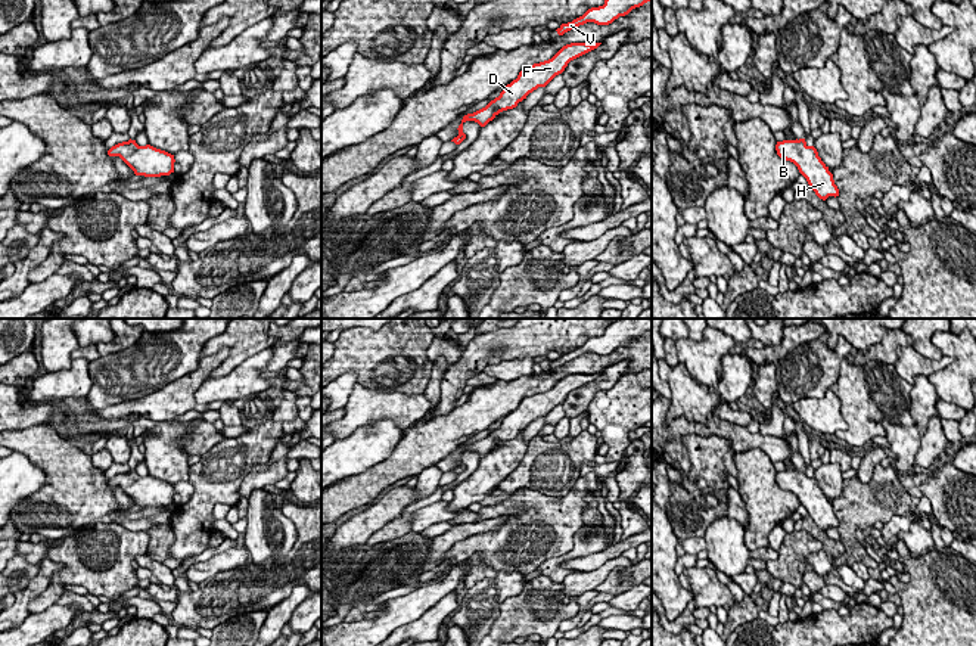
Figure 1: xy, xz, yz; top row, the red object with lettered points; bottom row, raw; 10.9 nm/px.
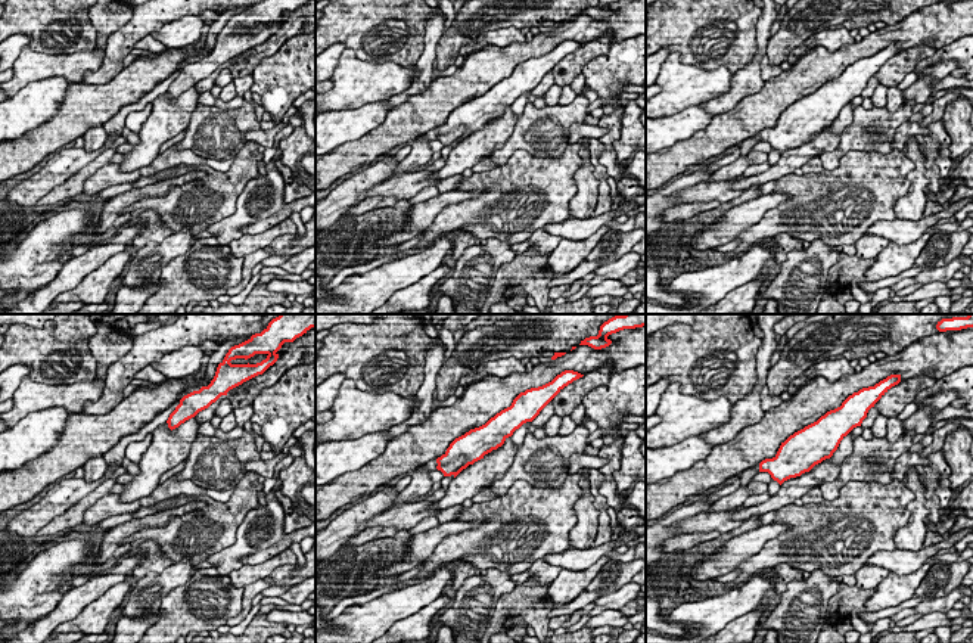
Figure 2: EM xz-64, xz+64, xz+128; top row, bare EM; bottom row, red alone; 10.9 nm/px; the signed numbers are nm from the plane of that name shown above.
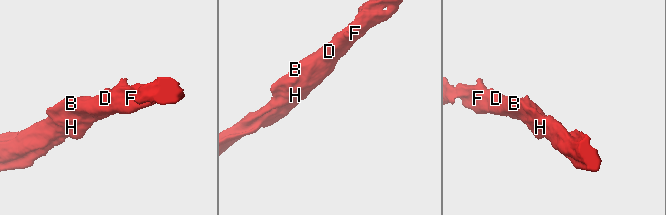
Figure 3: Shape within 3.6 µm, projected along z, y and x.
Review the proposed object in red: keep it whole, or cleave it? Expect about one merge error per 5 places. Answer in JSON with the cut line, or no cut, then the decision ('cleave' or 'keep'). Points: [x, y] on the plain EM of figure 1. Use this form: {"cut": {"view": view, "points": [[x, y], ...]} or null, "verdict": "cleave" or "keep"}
{"cut": null, "verdict": "keep"}

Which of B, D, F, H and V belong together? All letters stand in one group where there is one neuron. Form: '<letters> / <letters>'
B D F H V

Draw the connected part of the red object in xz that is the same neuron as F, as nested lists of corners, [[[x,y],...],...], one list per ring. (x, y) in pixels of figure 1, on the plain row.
[[[571,373],[563,376],[551,389],[525,397],[517,409],[503,419],[498,428],[491,431],[485,438],[463,447],[457,459],[459,466],[451,472],[460,475],[466,469],[463,463],[463,454],[466,451],[475,451],[481,457],[485,457],[500,442],[516,438],[529,423],[538,417],[545,417],[556,406],[565,401],[571,391],[597,379],[600,375],[602,373]]]

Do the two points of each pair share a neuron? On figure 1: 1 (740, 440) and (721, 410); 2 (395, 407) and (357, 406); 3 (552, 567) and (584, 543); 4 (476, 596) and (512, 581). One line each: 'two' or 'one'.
1: two
2: one
3: one
4: one

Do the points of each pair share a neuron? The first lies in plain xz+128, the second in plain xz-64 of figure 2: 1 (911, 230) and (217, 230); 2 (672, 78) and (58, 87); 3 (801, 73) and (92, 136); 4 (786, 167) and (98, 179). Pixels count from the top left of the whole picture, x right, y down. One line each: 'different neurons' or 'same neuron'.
1: different neurons
2: different neurons
3: different neurons
4: different neurons

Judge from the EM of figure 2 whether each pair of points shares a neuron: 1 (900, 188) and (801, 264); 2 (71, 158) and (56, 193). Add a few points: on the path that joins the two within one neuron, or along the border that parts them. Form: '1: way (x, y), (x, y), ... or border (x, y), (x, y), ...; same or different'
1: border (810, 242), (821, 239), (830, 247); different
2: border (87, 165), (55, 186), (34, 204); different

